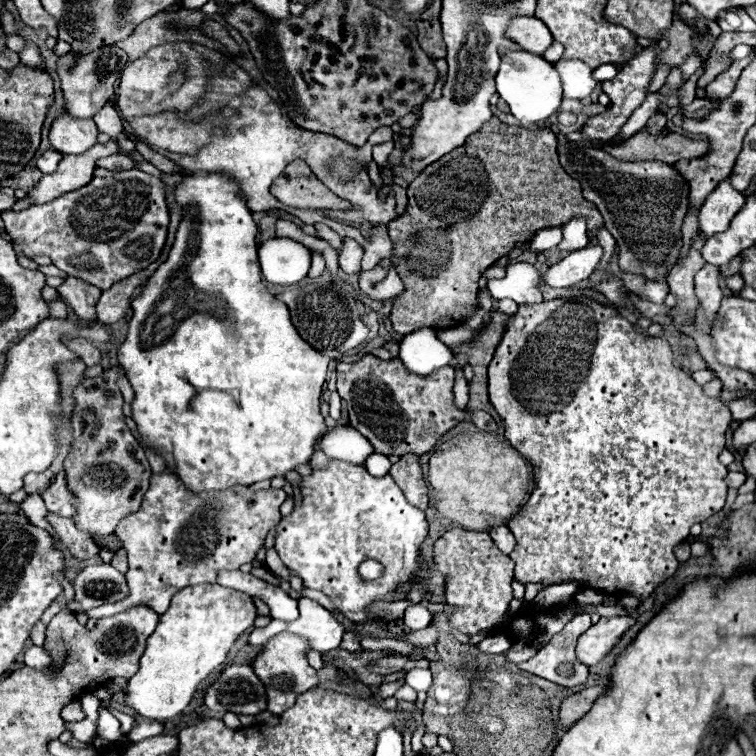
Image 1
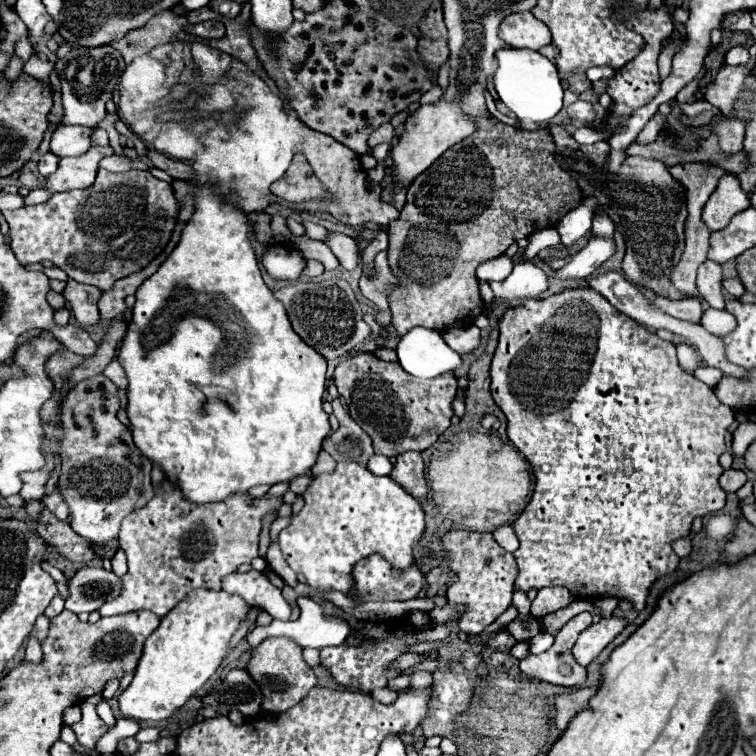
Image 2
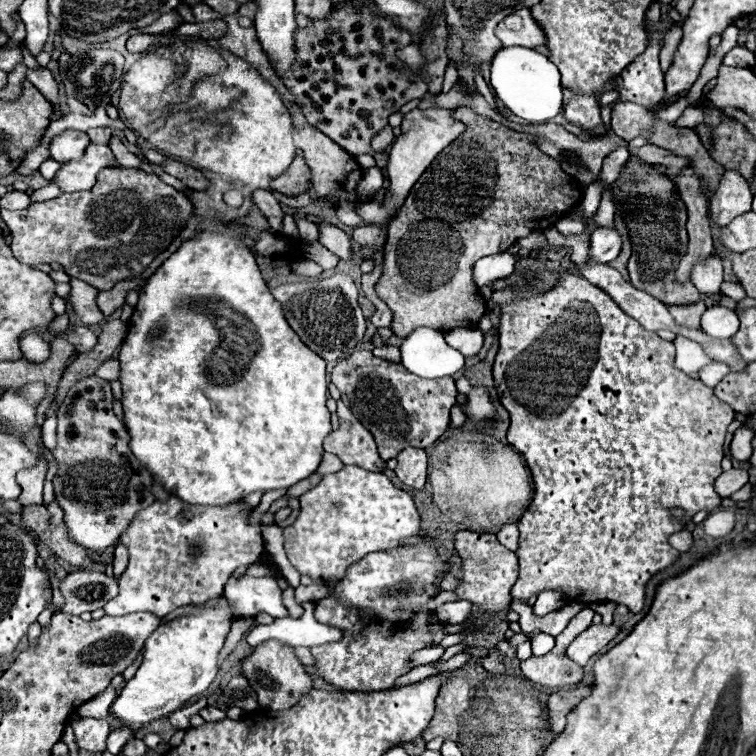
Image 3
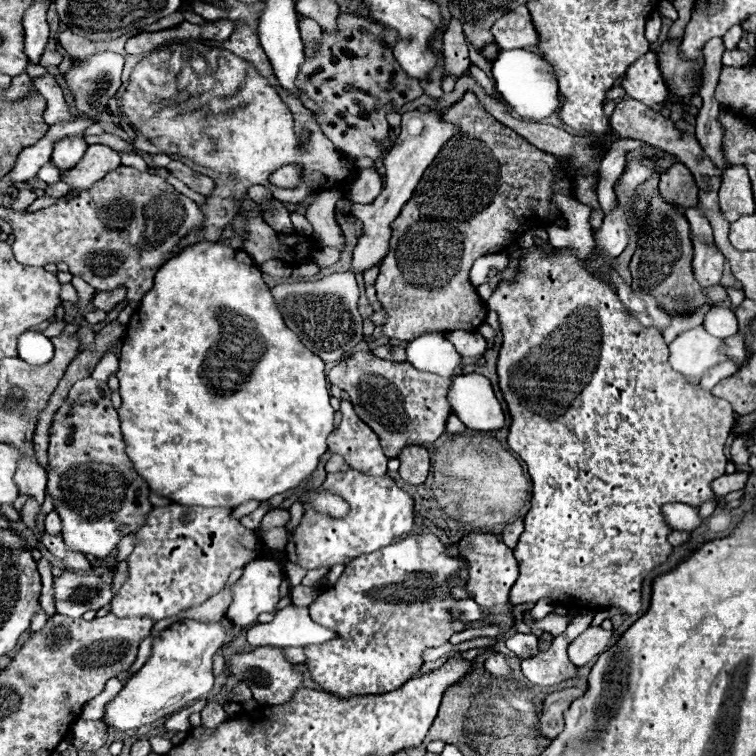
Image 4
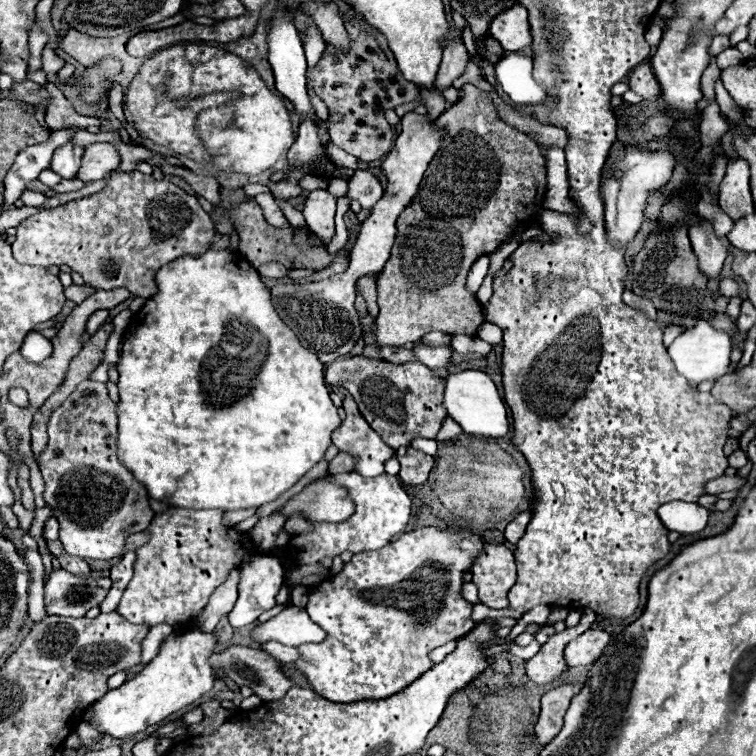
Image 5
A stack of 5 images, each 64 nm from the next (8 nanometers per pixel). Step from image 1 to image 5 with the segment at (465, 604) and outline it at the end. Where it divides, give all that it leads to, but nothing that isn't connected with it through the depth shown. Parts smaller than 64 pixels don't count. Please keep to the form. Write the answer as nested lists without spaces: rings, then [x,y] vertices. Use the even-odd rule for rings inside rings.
[[[484,542],[484,552],[474,560],[474,566],[470,572],[472,572],[472,582],[478,586],[478,596],[482,604],[496,608],[496,610],[508,606],[506,594],[516,584],[516,564],[514,564],[512,550],[508,550],[504,544],[496,546],[496,544]]]

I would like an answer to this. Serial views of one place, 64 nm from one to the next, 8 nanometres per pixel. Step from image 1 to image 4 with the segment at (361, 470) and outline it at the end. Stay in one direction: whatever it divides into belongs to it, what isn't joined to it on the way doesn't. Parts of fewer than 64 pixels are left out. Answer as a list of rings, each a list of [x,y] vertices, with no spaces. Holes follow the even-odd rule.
[[[348,468],[346,472],[328,474],[322,488],[346,498],[350,514],[346,518],[326,518],[326,514],[318,514],[316,510],[310,510],[310,506],[304,506],[304,518],[298,528],[288,532],[286,544],[288,560],[302,568],[314,570],[320,566],[334,566],[336,562],[348,564],[352,558],[380,550],[412,532],[414,500],[398,488],[388,474],[382,478],[366,478],[366,474]]]

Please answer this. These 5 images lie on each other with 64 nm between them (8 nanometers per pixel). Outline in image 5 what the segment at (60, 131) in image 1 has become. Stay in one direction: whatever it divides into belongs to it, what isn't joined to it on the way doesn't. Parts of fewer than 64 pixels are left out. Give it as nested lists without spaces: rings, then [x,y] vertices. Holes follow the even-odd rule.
[[[68,142],[66,146],[62,146],[62,150],[54,152],[52,164],[50,168],[62,176],[64,180],[74,180],[78,170],[80,170],[80,158],[82,158],[82,146],[76,146],[72,142]]]

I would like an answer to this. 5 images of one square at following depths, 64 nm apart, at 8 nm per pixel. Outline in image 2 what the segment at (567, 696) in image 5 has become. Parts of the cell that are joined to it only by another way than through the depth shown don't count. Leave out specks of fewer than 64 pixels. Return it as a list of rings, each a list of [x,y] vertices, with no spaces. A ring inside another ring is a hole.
[[[580,688],[576,692],[570,692],[570,694],[558,694],[554,698],[554,708],[556,708],[556,728],[560,732],[566,730],[568,722],[588,706],[588,700],[594,696],[598,688]]]

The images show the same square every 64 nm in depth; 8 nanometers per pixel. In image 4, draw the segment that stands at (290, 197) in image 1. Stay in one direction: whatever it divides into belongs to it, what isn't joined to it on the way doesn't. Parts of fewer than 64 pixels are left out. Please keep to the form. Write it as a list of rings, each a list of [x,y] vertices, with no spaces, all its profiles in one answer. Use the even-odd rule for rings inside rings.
[[[290,164],[290,166],[284,166],[284,168],[276,170],[270,176],[270,184],[280,186],[280,188],[292,188],[292,186],[298,184],[298,176],[300,176],[300,166],[298,164]]]

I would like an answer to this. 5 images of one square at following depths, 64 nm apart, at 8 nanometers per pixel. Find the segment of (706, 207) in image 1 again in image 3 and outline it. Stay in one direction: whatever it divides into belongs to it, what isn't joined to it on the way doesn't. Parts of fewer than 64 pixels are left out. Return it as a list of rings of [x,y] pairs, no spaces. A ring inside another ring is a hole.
[[[726,170],[718,190],[712,196],[710,216],[716,224],[726,226],[736,216],[752,210],[752,198],[754,198],[754,194],[752,194],[746,178],[736,170]]]

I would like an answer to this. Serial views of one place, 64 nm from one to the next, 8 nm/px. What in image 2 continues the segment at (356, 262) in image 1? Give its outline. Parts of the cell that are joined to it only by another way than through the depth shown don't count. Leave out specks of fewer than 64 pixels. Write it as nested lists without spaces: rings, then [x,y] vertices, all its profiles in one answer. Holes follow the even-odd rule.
[[[330,232],[328,238],[324,240],[324,244],[336,254],[336,258],[340,260],[340,266],[344,266],[346,270],[354,270],[356,268],[358,248],[356,248],[356,240],[354,238],[344,236],[340,232]]]

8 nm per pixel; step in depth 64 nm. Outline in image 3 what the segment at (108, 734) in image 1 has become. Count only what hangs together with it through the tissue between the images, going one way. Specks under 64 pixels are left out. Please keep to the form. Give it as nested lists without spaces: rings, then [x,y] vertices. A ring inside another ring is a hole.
[[[108,686],[102,694],[98,694],[88,704],[84,704],[80,708],[82,712],[78,712],[78,714],[82,714],[82,718],[86,718],[86,716],[92,716],[92,718],[108,718],[110,716],[108,714],[108,708],[112,704],[112,698],[116,698],[116,692],[118,692],[118,688]]]

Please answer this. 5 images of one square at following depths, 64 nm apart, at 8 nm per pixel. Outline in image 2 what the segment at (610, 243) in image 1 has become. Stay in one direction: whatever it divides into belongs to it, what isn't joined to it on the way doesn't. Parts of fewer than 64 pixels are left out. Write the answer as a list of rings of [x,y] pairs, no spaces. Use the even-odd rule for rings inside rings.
[[[600,208],[598,214],[592,220],[592,232],[600,234],[600,236],[612,236],[614,234],[614,222],[610,220],[610,216]]]

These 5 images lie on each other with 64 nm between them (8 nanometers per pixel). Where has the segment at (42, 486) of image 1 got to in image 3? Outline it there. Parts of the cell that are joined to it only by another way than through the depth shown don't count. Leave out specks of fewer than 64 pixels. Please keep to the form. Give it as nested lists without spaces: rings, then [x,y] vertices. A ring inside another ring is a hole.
[[[36,464],[36,466],[20,470],[16,474],[16,480],[22,486],[22,494],[18,498],[18,502],[22,506],[26,506],[28,502],[42,504],[42,484],[44,484],[44,478],[46,478],[46,470],[48,470],[46,464],[42,464],[42,466]]]

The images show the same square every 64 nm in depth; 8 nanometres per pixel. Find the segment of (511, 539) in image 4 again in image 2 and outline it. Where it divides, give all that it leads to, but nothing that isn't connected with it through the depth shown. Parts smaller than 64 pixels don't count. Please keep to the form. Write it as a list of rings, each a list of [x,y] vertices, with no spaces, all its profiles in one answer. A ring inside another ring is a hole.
[[[502,526],[502,528],[494,530],[492,534],[494,534],[496,542],[498,542],[500,546],[504,546],[504,550],[508,550],[508,552],[518,550],[518,536],[516,536],[516,532],[514,532],[512,526],[506,526],[506,528]]]

